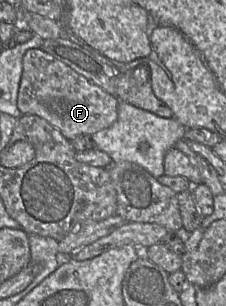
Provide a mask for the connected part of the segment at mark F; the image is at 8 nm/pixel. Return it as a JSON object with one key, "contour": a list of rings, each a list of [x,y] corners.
{"contour":[[[39,48],[29,49],[22,59],[22,75],[17,96],[17,107],[22,115],[36,115],[57,128],[69,141],[79,135],[92,135],[115,123],[119,100],[78,74],[63,62]]]}

